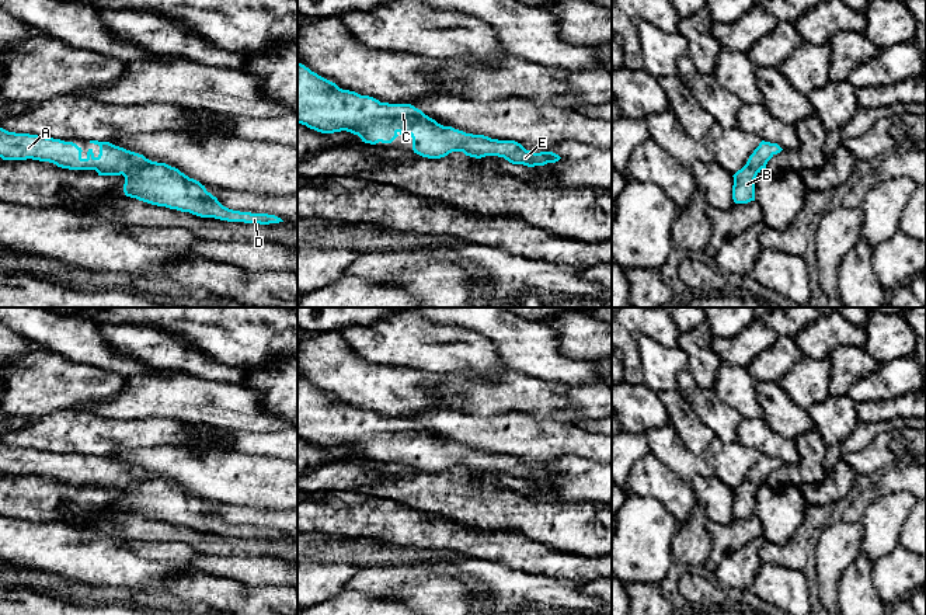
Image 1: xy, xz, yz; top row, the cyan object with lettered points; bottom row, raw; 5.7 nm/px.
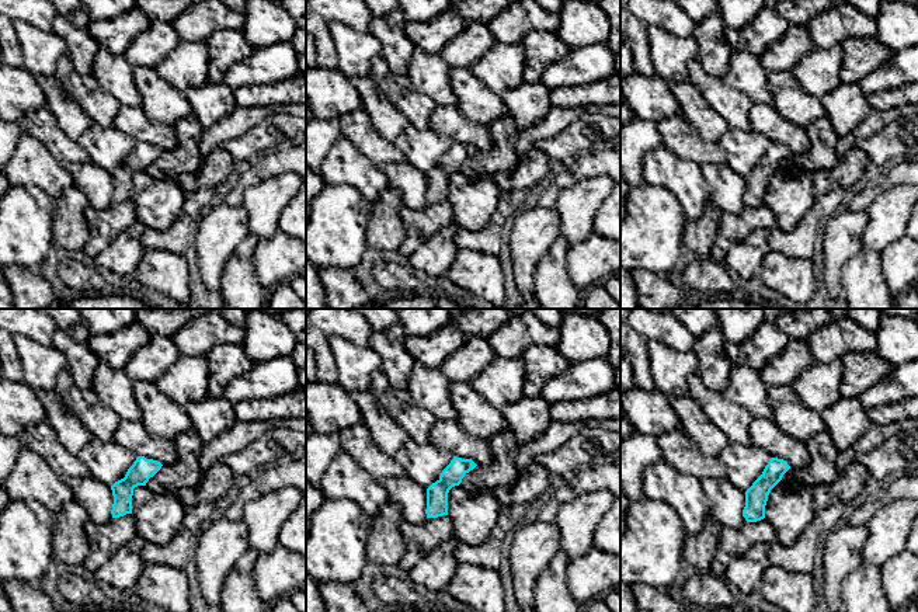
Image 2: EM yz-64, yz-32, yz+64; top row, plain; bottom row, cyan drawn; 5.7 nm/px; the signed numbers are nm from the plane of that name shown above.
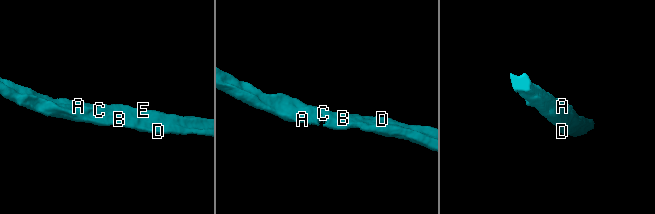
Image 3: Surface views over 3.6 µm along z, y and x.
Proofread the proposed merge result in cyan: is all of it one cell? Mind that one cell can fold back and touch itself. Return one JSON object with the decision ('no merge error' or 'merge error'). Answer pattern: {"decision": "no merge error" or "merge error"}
{"decision": "no merge error"}

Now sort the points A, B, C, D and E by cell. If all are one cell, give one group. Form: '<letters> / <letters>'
A B C D E

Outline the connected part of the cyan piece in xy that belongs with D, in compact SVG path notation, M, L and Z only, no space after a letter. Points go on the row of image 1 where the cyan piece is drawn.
M0 128L0 157L3 160L49 161L69 170L95 170L98 176L123 176L123 192L139 201L189 212L201 218L227 222L279 223L281 218L268 213L233 211L223 206L199 181L178 168L146 159L143 154L115 146L109 142L90 140L100 146L95 157L88 149L81 157L81 147L60 139L15 133Z

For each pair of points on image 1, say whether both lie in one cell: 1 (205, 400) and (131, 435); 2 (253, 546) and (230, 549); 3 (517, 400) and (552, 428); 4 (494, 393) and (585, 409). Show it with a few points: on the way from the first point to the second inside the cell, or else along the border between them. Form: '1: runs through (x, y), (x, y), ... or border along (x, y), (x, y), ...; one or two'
1: border along (136, 419), (174, 417), (190, 424); two
2: runs through (247, 546), (236, 546); one
3: border along (508, 412), (525, 412), (539, 420), (550, 417); two
4: runs through (517, 393), (526, 393), (535, 398), (563, 398); one

